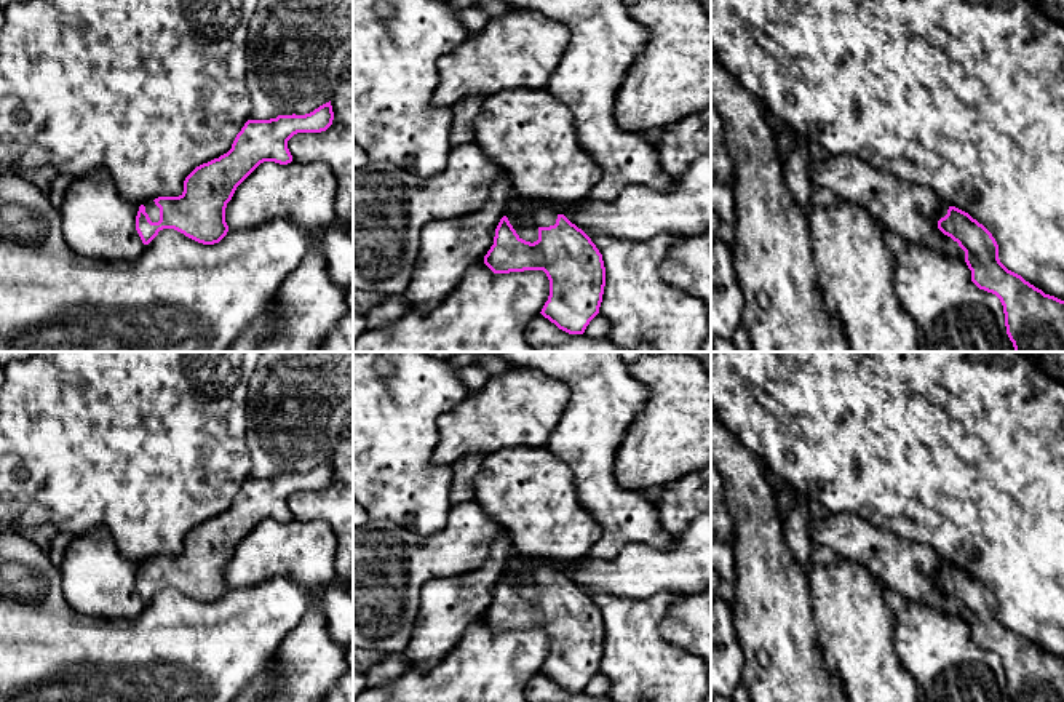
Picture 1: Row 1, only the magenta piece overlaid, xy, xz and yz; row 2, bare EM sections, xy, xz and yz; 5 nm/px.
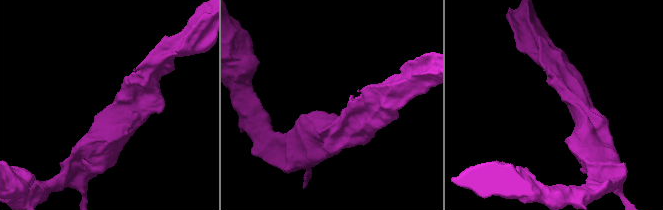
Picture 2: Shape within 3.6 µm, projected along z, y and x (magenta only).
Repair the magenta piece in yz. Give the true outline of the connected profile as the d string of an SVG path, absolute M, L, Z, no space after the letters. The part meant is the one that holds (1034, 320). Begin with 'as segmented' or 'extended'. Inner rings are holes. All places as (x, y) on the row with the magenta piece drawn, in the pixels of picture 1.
as segmented | M949 206L947 214L938 221L938 229L965 251L971 281L1000 299L1006 334L1014 352L1064 352L1064 301L1045 294L1021 275L1008 270L998 259L998 245L992 233L968 213Z

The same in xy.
extended | M331 101L305 115L248 120L232 149L197 166L179 197L158 197L139 206L136 230L149 245L160 230L174 229L203 243L219 243L228 232L225 208L236 187L264 162L288 165L288 141L297 133L326 131L334 120Z

